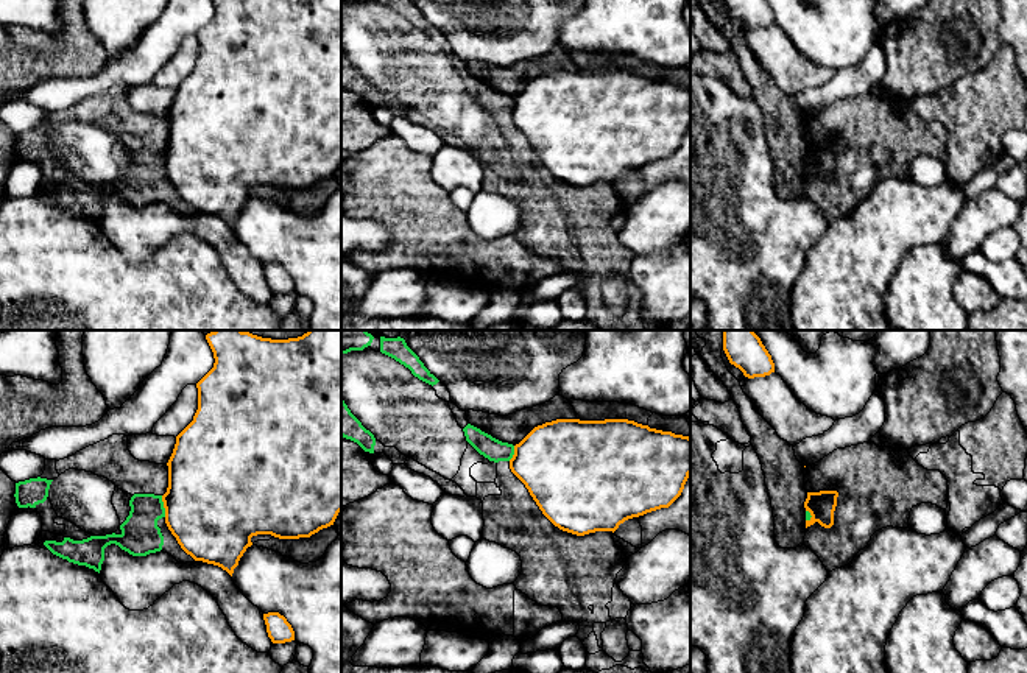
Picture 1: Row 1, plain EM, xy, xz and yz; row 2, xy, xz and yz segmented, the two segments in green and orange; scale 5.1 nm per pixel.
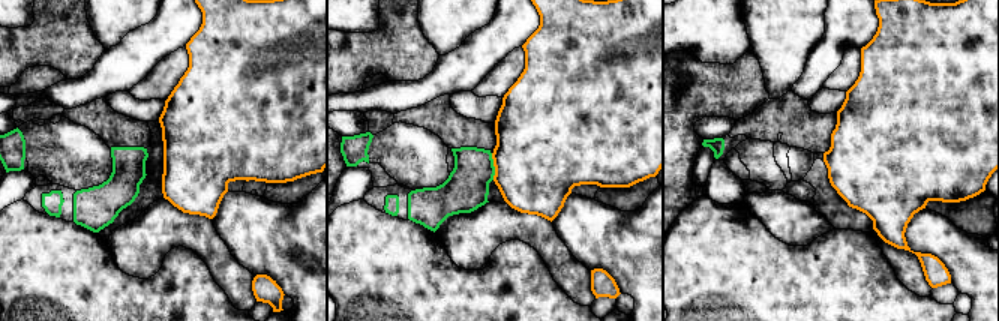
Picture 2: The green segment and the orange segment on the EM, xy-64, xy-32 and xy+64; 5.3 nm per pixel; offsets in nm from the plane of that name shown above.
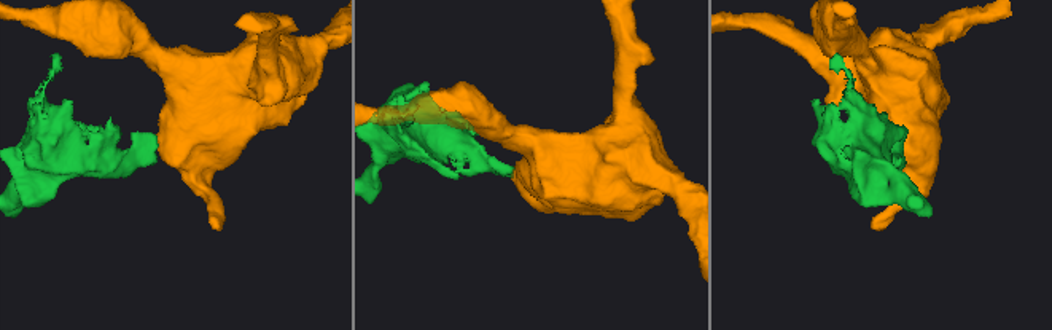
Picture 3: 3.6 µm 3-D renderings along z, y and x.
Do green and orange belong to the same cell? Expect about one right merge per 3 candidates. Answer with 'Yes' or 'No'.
No

